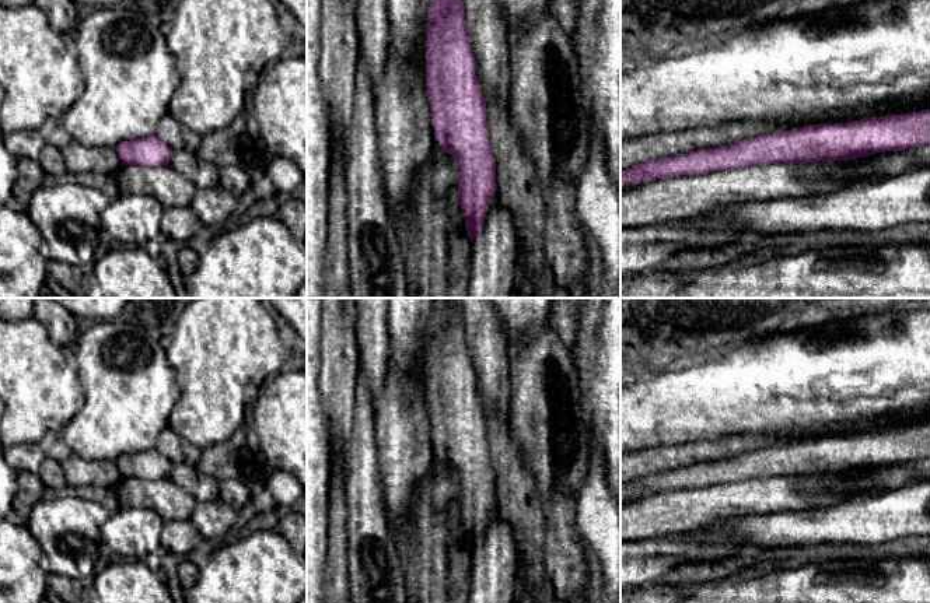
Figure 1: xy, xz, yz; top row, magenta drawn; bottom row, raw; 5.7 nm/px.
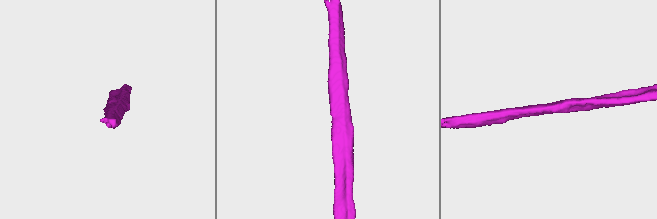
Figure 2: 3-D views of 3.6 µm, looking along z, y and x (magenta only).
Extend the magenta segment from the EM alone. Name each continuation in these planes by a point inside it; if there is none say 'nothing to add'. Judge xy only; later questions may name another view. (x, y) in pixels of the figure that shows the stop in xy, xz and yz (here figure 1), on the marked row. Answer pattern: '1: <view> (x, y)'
nothing to add

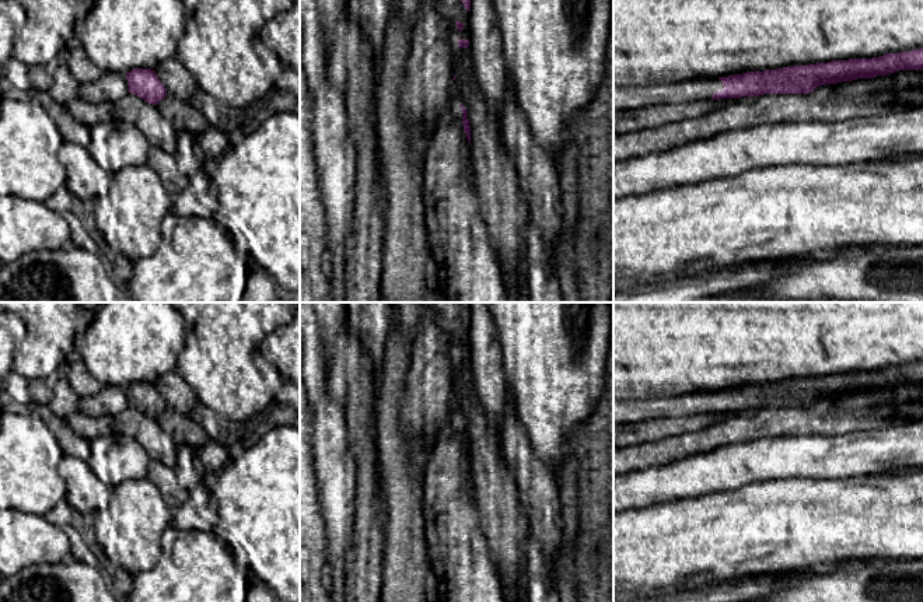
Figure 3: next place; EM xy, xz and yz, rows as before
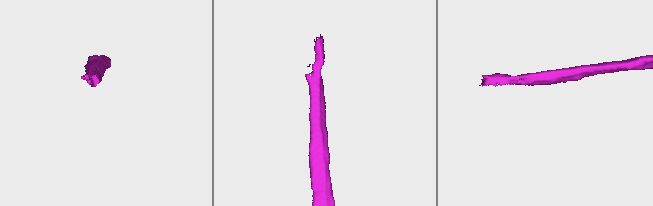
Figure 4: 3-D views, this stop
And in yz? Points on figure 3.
1: yz (625, 97)

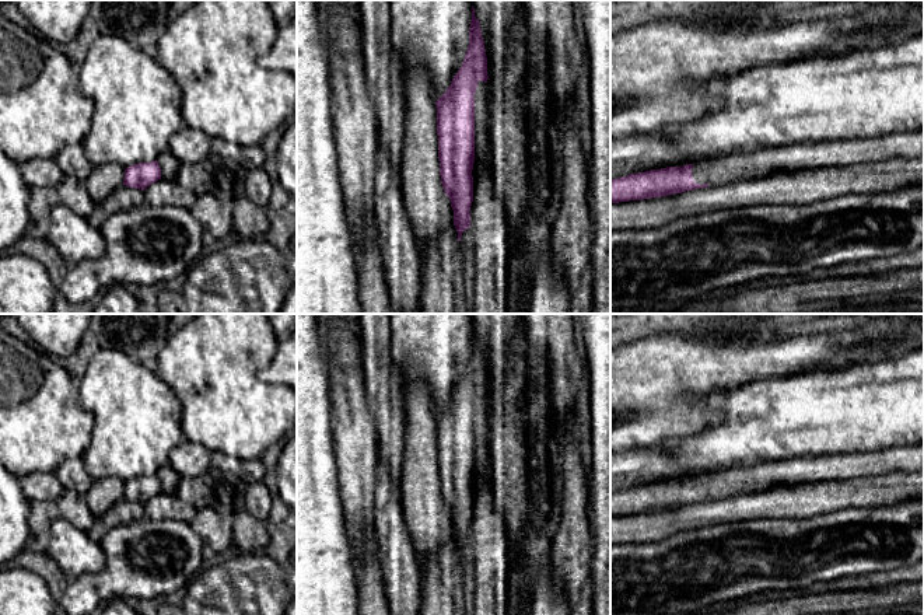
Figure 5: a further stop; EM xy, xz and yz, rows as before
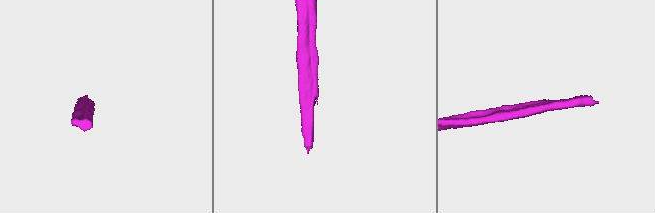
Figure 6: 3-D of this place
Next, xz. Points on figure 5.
1: xz (482, 139)

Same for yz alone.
1: yz (734, 167)

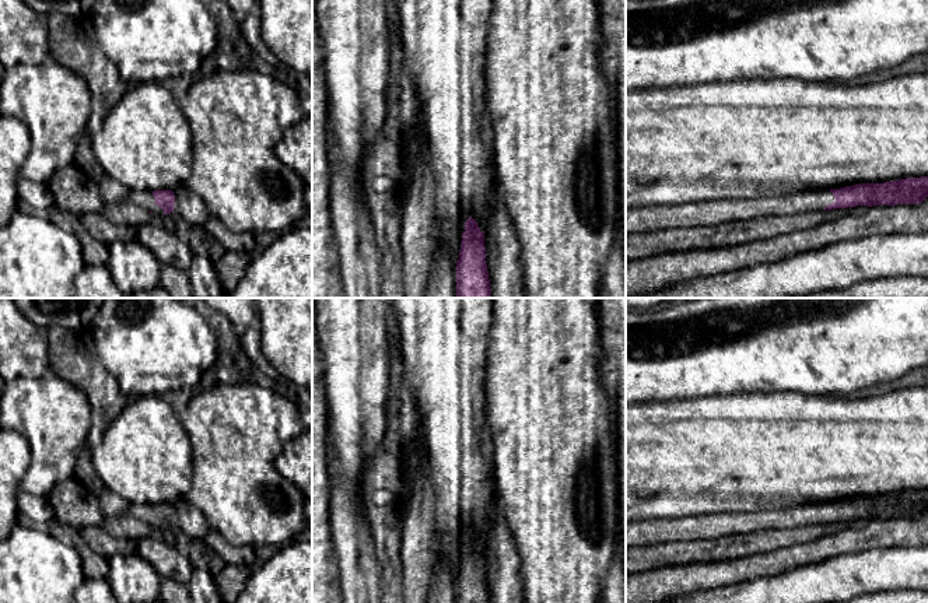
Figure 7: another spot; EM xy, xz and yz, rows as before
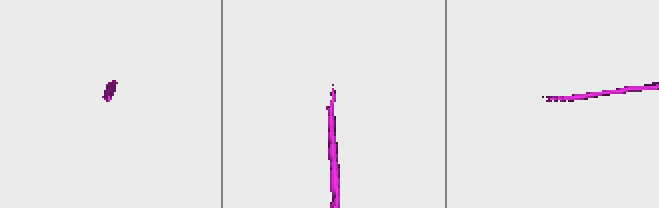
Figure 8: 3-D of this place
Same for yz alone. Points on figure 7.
1: yz (703, 213)

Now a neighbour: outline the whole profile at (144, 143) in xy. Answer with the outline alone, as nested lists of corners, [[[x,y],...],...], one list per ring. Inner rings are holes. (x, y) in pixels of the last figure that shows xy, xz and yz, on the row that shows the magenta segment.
[[[147,81],[140,84],[132,84],[125,95],[120,98],[120,101],[115,105],[115,108],[109,112],[106,119],[104,120],[102,127],[92,134],[91,137],[92,143],[92,154],[98,164],[102,166],[104,172],[127,186],[130,190],[176,190],[179,186],[185,185],[186,179],[189,178],[192,172],[192,164],[193,164],[193,150],[192,150],[192,132],[189,127],[189,123],[182,113],[178,101],[174,98],[172,92],[160,81]]]

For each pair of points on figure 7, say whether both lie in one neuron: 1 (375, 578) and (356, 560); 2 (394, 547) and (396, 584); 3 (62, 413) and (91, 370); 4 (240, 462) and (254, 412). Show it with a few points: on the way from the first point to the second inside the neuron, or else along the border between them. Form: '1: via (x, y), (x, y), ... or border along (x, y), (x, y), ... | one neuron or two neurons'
1: via (371, 575), (360, 564) | one neuron
2: via (392, 556), (392, 575) | one neuron
3: border along (51, 371), (83, 392), (91, 419) | two neurons
4: via (240, 449), (241, 424) | one neuron

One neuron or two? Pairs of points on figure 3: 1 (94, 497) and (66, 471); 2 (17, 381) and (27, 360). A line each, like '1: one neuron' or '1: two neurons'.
1: one neuron
2: two neurons

